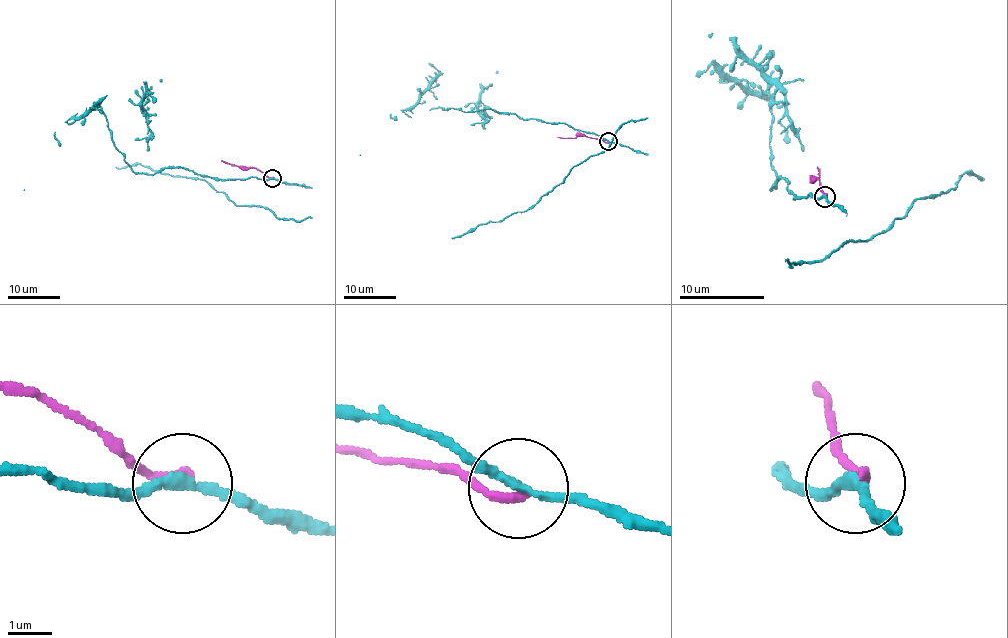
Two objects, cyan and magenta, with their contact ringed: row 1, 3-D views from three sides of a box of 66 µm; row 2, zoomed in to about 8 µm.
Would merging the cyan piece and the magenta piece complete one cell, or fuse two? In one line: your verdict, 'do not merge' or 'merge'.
do not merge

